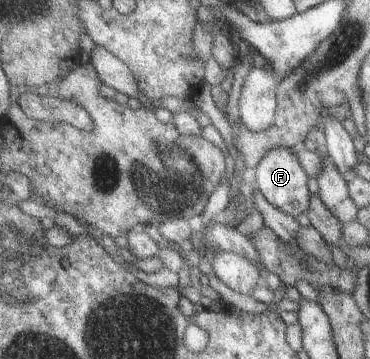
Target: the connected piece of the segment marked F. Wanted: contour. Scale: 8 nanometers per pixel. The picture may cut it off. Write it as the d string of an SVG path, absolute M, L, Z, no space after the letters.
M274 148L261 159L261 162L254 168L254 172L255 186L273 206L294 217L308 212L312 201L309 175L294 149Z

